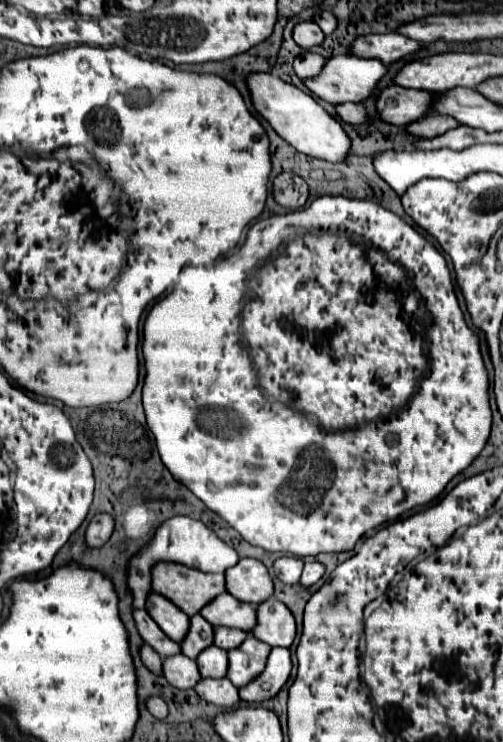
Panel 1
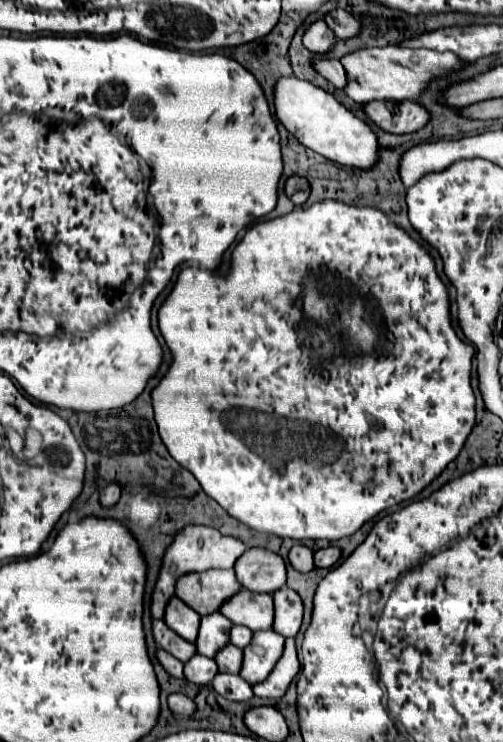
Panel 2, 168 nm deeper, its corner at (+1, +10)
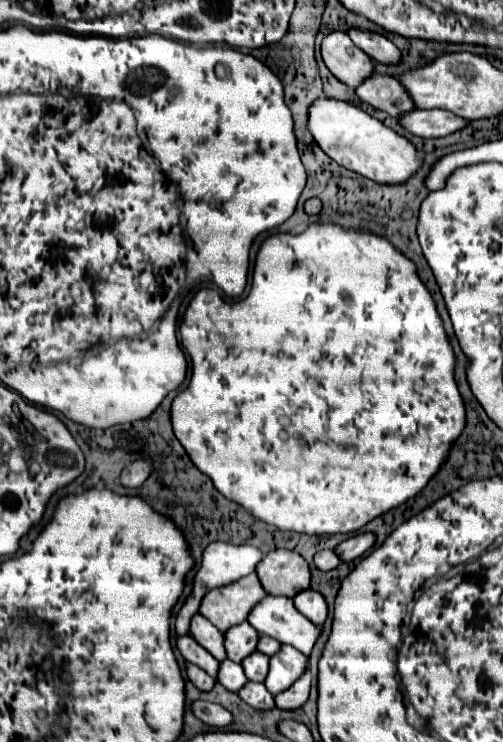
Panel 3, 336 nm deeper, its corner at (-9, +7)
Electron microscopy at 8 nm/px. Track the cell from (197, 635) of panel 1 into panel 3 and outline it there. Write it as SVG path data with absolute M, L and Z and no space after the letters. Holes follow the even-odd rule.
M248 621L230 627L228 631L224 631L224 649L226 649L226 657L240 663L244 657L248 657L258 643L258 633L254 627L250 627Z

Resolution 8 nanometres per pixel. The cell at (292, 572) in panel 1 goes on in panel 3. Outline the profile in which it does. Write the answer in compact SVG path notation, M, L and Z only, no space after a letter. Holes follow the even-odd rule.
M318 551L316 555L314 555L314 565L320 569L320 571L332 571L334 567L338 567L338 563L340 563L340 559L336 557L336 553L334 551Z

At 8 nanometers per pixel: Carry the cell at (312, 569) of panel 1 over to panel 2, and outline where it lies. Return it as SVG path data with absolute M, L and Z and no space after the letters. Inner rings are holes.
M328 546L328 548L322 548L322 550L316 550L314 552L314 560L316 560L316 568L330 568L338 562L342 550L338 546Z

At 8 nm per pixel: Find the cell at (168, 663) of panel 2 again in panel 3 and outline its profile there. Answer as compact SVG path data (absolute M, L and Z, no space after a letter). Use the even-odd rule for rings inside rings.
M192 663L186 665L186 673L188 673L188 679L190 679L200 691L210 691L210 689L214 687L214 683L216 683L206 671L202 671L200 667L196 667L196 665L192 665Z

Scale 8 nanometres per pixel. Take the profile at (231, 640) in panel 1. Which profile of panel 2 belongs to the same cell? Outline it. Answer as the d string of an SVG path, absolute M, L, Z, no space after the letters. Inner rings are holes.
M234 626L234 628L230 630L230 642L232 642L234 646L246 648L246 646L250 644L250 640L252 640L252 630L250 630L250 628L246 628L246 626Z

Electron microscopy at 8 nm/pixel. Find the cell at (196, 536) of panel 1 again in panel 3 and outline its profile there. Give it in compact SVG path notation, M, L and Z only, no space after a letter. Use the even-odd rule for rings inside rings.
M214 541L210 543L204 551L202 551L202 563L198 567L198 571L194 573L194 579L192 579L192 593L188 595L188 599L184 601L184 605L180 607L178 615L176 615L176 633L178 635L188 635L188 623L192 619L194 613L198 613L198 607L200 607L200 601L202 597L206 595L206 591L214 589L214 587L220 587L220 585L226 585L226 583L232 583L248 573L252 573L256 569L256 563L262 559L262 551L252 547L252 545L232 545L232 543L224 543L224 541Z

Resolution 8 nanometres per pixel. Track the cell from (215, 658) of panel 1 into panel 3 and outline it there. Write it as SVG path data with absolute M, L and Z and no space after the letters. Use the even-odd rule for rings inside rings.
M254 651L248 659L244 659L242 667L244 667L244 673L248 675L250 681L258 681L262 683L266 679L266 673L268 673L268 655L260 653L260 651Z

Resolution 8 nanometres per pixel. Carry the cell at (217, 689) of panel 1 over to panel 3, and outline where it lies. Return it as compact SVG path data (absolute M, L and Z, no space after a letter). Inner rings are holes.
M246 683L240 691L238 697L248 703L254 709L270 709L274 707L274 697L268 693L268 689L264 687L264 683Z

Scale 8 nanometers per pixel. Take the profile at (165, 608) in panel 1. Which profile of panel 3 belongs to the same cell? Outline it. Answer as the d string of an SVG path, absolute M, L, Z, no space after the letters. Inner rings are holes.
M196 613L190 621L190 635L210 653L214 655L218 661L222 661L226 657L224 653L224 635L200 613Z

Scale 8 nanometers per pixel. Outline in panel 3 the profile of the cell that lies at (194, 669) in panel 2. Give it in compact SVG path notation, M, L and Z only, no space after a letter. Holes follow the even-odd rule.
M230 659L220 661L220 675L216 677L216 683L224 685L228 691L238 691L244 683L248 683L240 663L234 663Z

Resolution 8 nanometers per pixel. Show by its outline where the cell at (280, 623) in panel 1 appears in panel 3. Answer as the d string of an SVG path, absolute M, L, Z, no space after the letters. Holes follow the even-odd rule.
M300 591L300 595L296 595L294 599L294 607L312 623L316 623L318 627L326 621L326 615L328 615L328 607L326 607L326 601L324 597L318 593L318 591Z

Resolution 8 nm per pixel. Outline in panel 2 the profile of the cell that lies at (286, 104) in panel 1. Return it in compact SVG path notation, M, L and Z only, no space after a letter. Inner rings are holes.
M282 78L276 84L276 116L286 130L300 140L300 144L332 162L362 170L368 170L378 162L380 144L372 126L344 108L332 94L306 80Z

